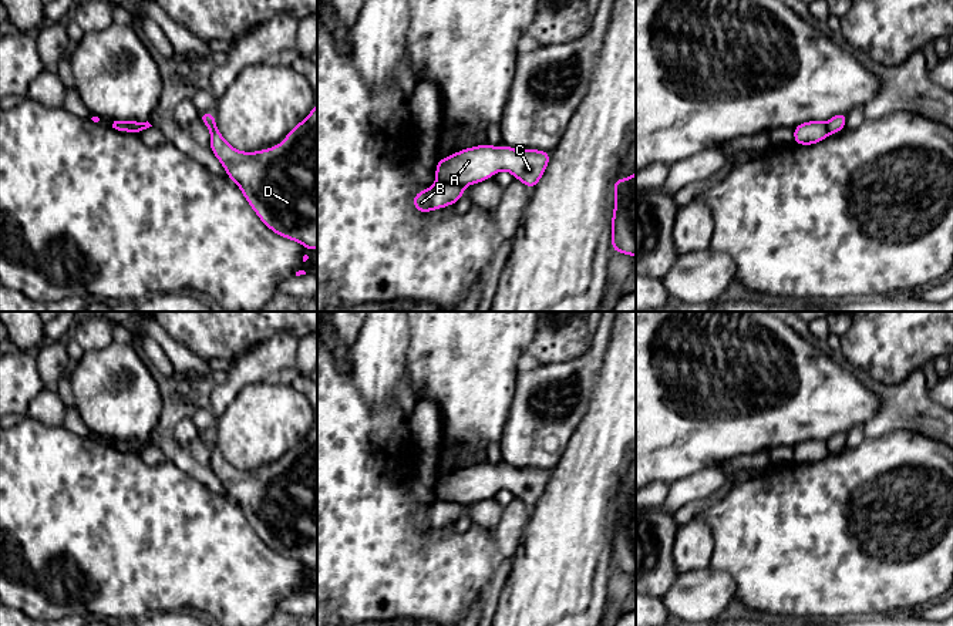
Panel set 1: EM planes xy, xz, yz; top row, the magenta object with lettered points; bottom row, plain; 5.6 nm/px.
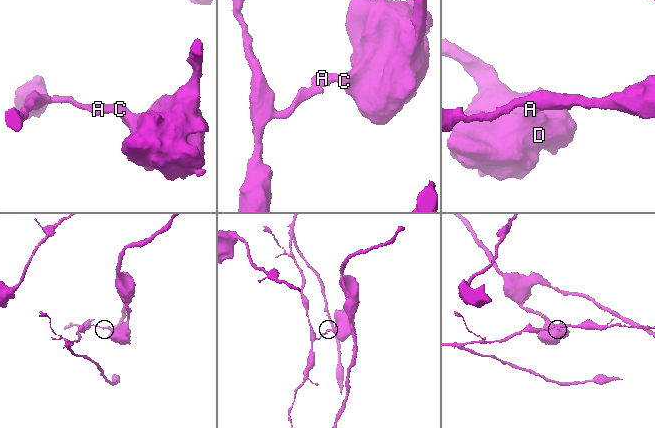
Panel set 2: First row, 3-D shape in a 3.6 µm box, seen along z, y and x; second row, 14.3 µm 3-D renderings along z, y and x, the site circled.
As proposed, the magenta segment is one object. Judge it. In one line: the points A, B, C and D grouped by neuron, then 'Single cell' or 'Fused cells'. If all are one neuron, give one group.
Groups: A C D / B. Fused cells

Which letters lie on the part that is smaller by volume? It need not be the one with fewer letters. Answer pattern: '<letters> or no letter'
B

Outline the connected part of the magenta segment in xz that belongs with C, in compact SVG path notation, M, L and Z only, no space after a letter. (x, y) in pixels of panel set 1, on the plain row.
M488 462L461 468L440 477L435 485L437 499L468 505L488 499L492 492L509 489L531 509L536 505L550 479L550 471L539 468L513 468L508 464Z

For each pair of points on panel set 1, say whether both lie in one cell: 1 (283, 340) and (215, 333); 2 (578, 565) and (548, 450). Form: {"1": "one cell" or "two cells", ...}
{"1": "two cells", "2": "two cells"}

